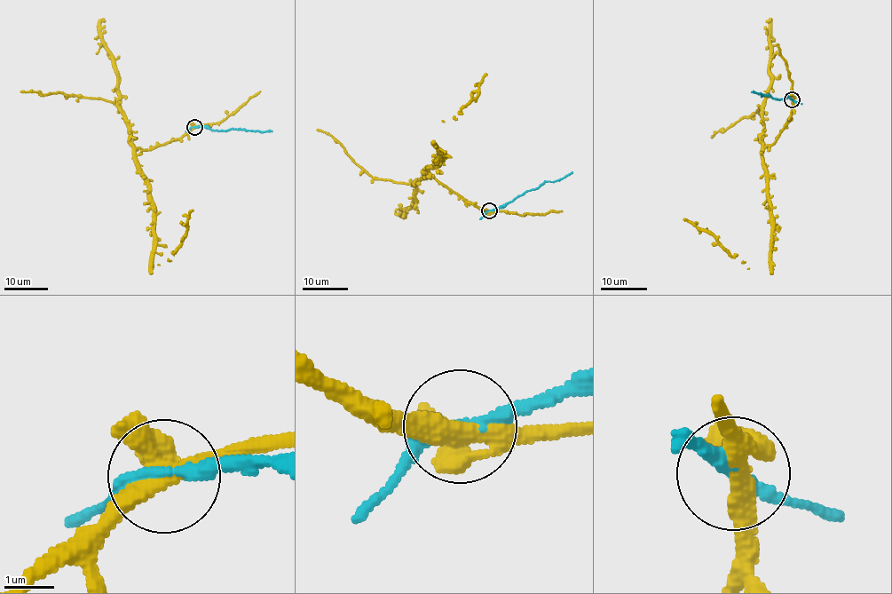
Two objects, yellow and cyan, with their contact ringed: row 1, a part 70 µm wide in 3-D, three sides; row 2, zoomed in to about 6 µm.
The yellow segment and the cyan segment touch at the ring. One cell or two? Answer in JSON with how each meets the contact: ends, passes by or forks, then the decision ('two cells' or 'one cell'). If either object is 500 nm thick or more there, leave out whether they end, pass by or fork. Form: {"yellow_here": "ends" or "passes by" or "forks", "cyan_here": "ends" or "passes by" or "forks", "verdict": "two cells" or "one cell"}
{"yellow_here": "forks", "cyan_here": "passes by", "verdict": "two cells"}

